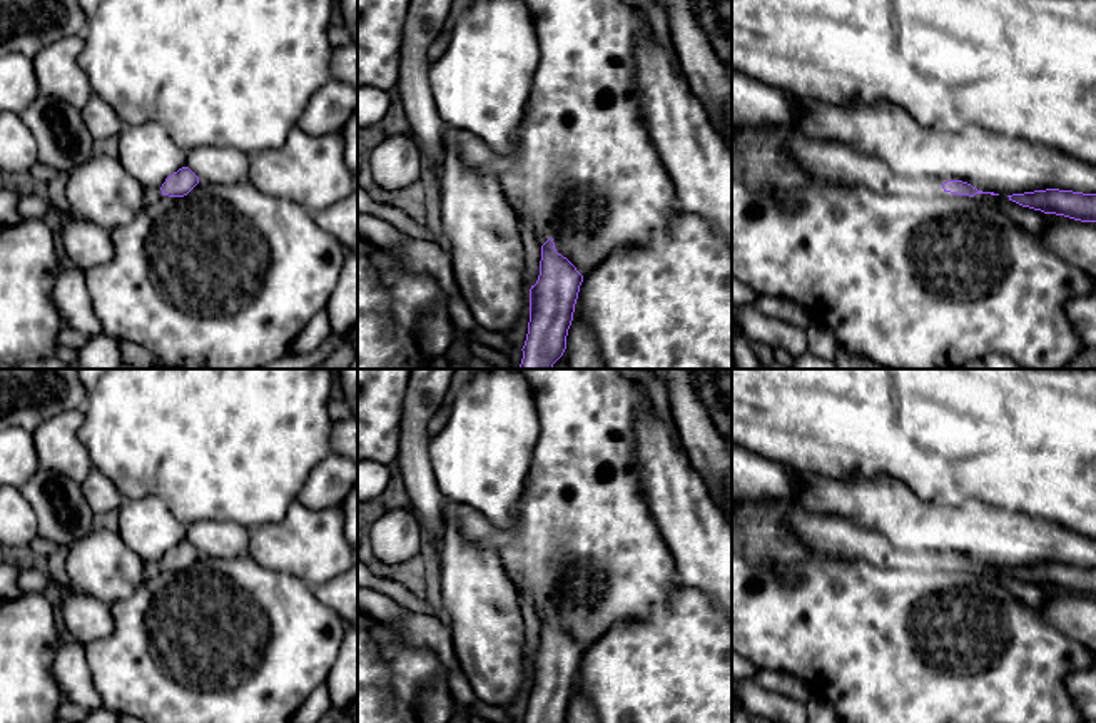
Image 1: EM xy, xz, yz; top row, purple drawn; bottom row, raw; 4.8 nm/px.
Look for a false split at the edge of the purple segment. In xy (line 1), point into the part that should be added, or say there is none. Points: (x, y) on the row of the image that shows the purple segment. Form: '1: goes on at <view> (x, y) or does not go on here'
1: does not go on here

